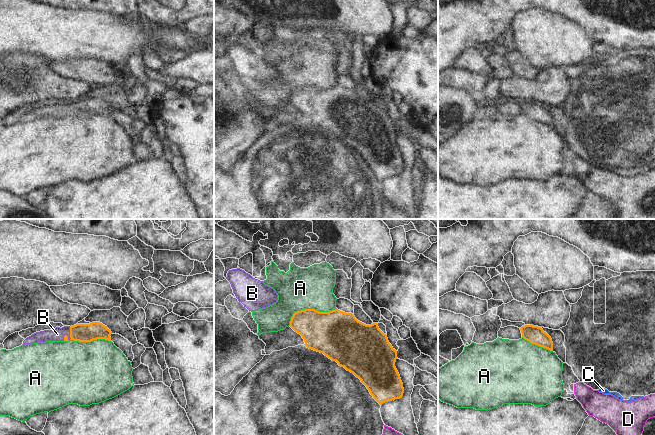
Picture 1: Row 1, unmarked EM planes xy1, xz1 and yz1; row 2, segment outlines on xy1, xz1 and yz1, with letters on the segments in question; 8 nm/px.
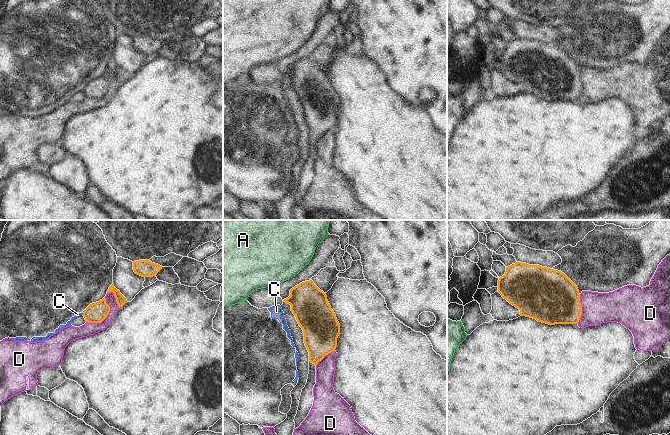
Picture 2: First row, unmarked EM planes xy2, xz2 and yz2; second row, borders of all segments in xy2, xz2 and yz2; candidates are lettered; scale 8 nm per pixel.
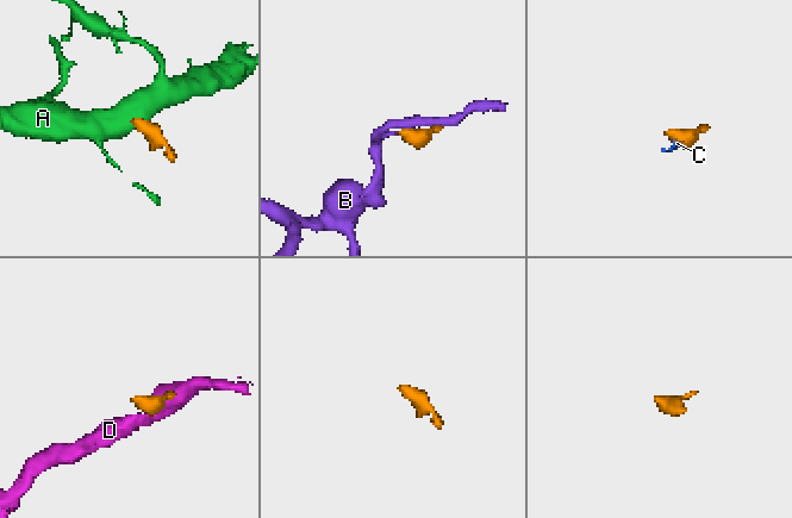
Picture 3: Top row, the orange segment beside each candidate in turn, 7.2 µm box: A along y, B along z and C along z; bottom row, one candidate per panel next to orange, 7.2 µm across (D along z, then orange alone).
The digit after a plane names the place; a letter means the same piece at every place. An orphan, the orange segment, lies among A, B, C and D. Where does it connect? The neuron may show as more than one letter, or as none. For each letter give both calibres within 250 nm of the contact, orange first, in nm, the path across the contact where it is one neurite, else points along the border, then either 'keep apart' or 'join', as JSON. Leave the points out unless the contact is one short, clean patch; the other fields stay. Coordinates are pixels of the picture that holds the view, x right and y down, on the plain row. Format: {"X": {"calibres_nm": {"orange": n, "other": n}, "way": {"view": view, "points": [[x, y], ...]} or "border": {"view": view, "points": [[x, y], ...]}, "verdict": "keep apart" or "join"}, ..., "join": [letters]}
{"A": {"calibres_nm": {"orange": 340, "other": 340}, "verdict": "keep apart"}, "B": {"calibres_nm": {"orange": 140, "other": 100}, "way": {"view": "xy1", "points": [[80, 108], [71, 109], [67, 112], [57, 110]]}, "verdict": "join"}, "C": {"calibres_nm": {"orange": 160, "other": 30}, "verdict": "keep apart"}, "D": {"calibres_nm": {"orange": 160, "other": 100}, "border": {"view": "xy2", "points": [[105, 73], [108, 90], [100, 98], [86, 98]]}, "verdict": "keep apart"}, "join": ["B"]}

